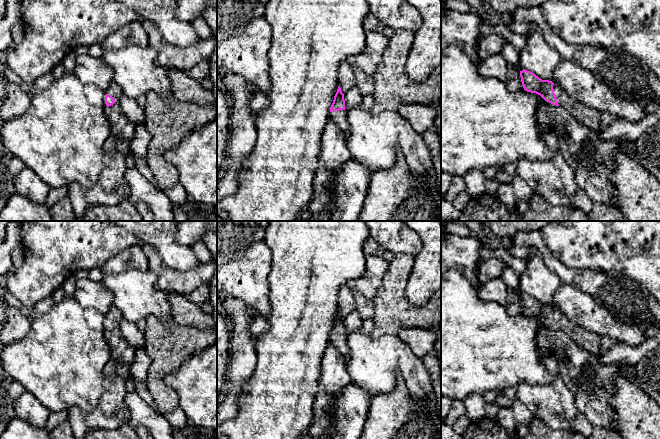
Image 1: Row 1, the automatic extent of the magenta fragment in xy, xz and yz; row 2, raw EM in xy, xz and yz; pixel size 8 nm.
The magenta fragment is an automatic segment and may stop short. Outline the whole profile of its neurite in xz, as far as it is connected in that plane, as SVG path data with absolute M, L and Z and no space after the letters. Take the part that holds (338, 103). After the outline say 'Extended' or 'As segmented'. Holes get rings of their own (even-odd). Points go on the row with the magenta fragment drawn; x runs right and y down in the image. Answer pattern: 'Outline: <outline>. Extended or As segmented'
Outline: M338 86L333 103L330 107L329 118L342 129L345 140L347 140L347 136L349 135L349 124L346 120L346 115L344 94L340 86Z. Extended

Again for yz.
Outline: M520 71L520 77L524 90L540 95L553 105L563 107L574 119L590 130L601 132L617 119L609 112L598 111L572 100L559 84L542 80L530 71Z. Extended

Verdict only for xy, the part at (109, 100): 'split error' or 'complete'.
split error

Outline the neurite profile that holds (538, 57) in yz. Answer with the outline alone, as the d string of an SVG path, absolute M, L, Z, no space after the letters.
M536 28L526 35L526 46L519 53L523 70L530 71L542 80L554 80L554 70L562 61L561 55L548 45L543 32Z

